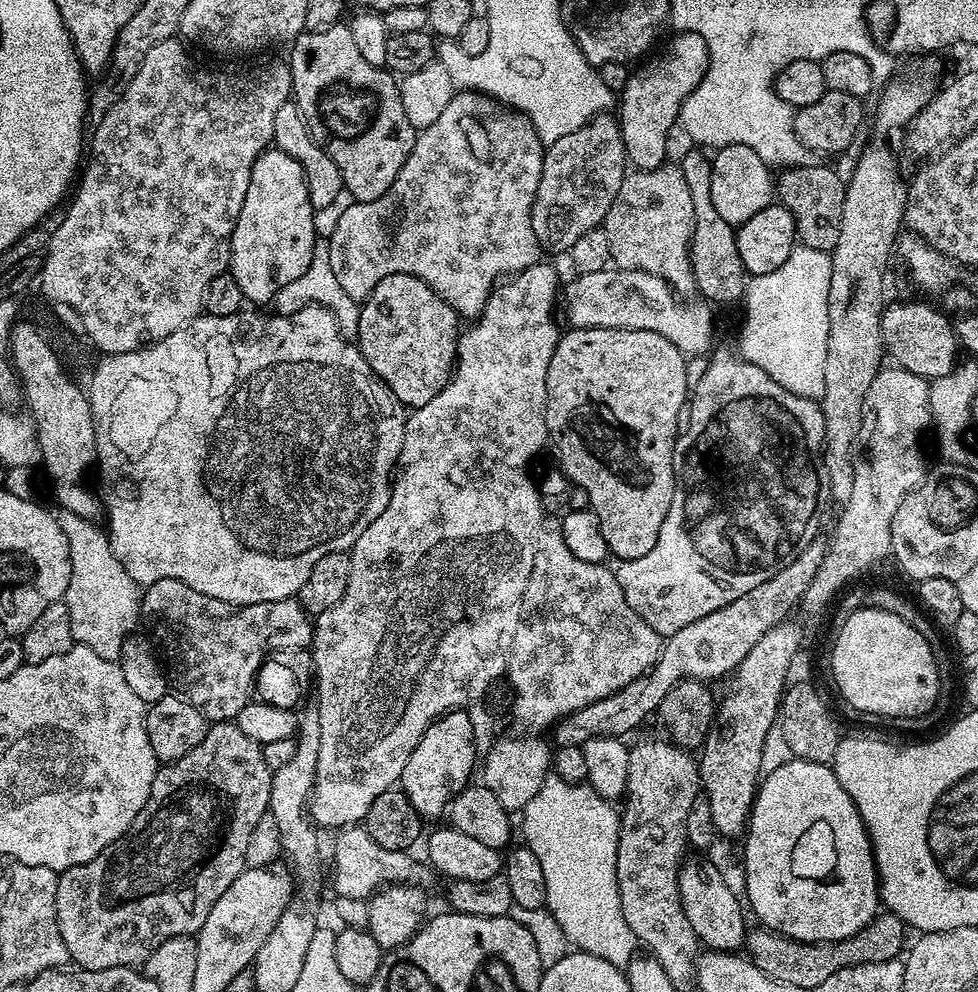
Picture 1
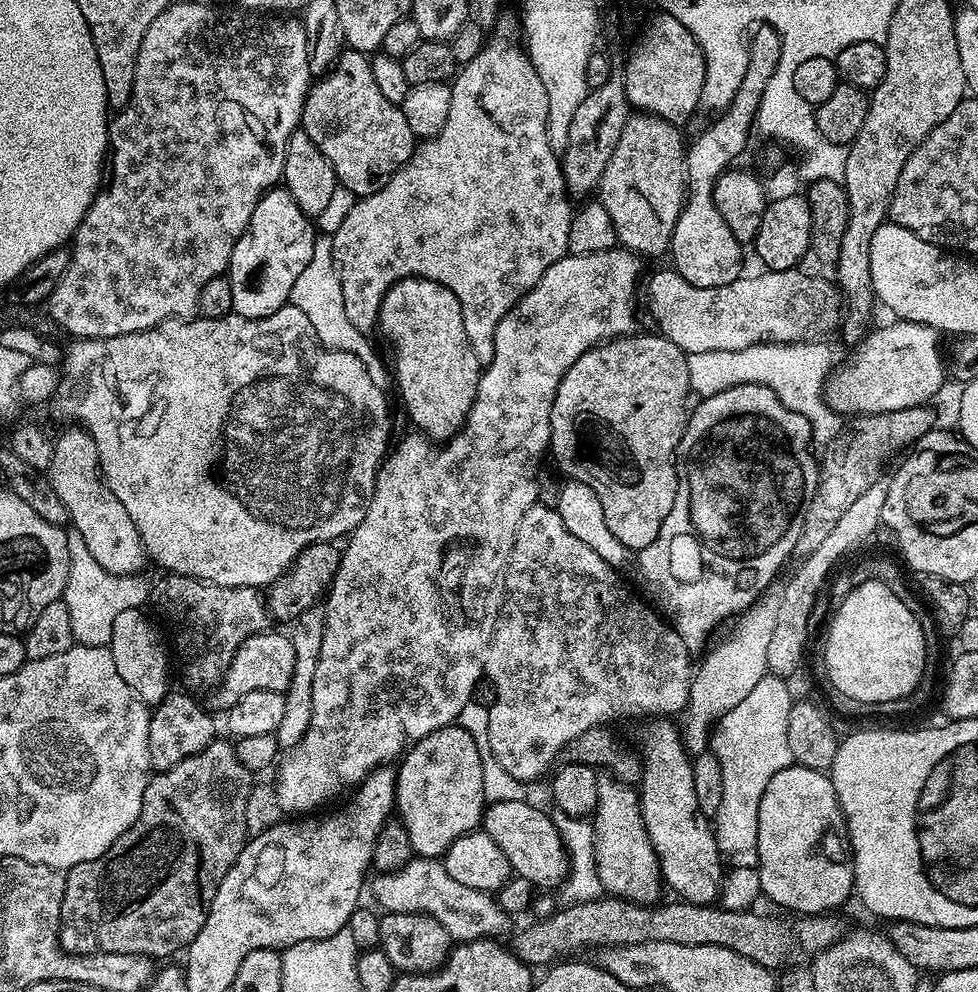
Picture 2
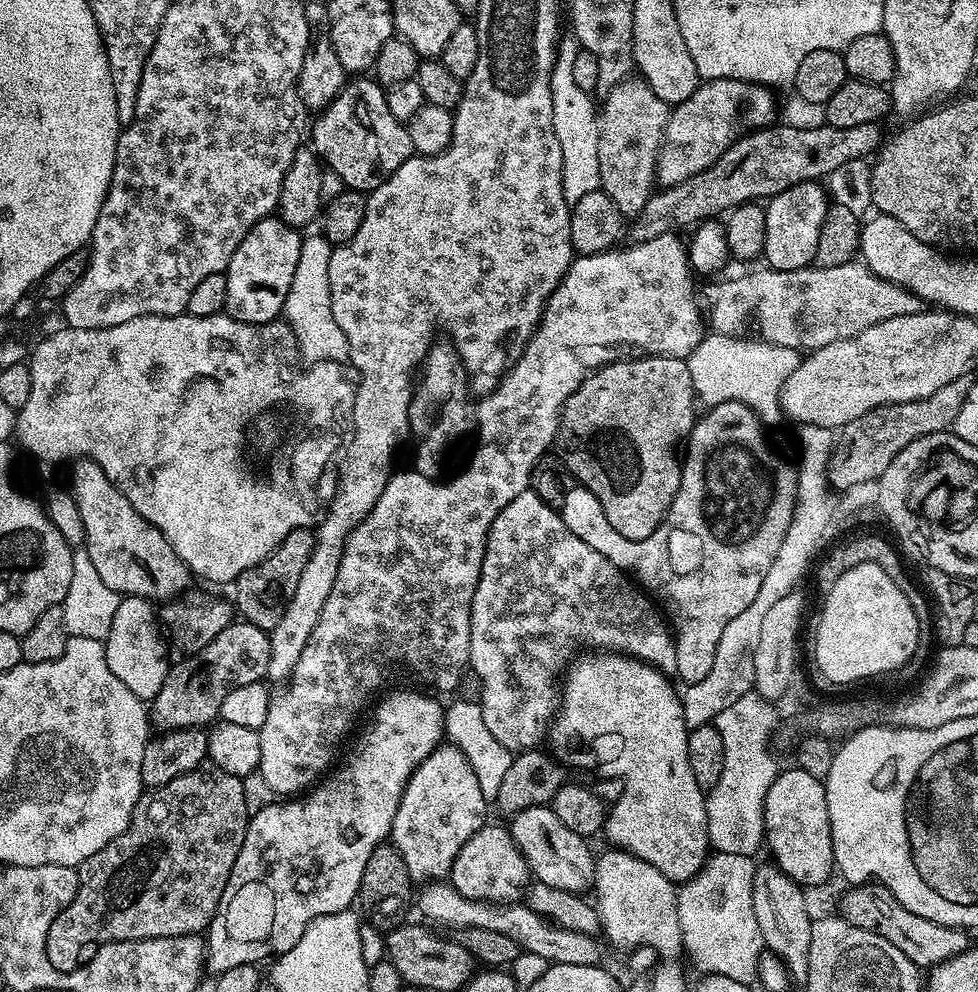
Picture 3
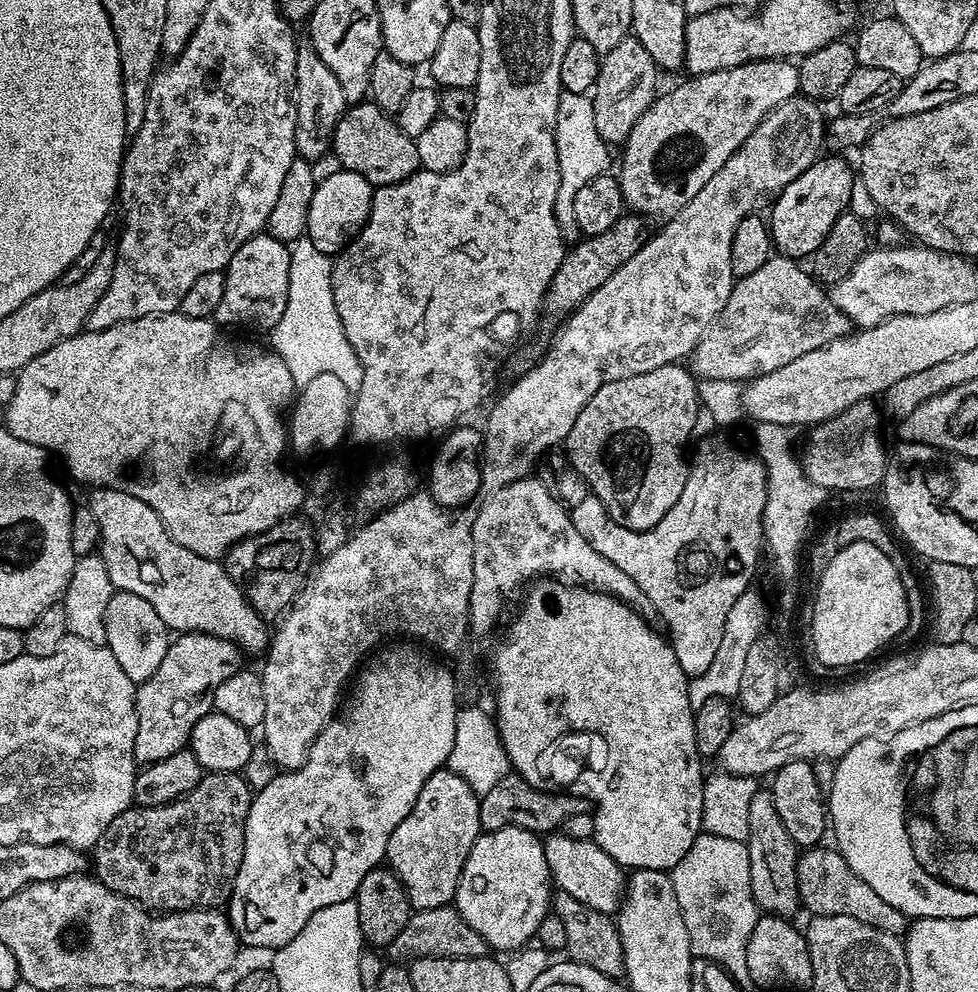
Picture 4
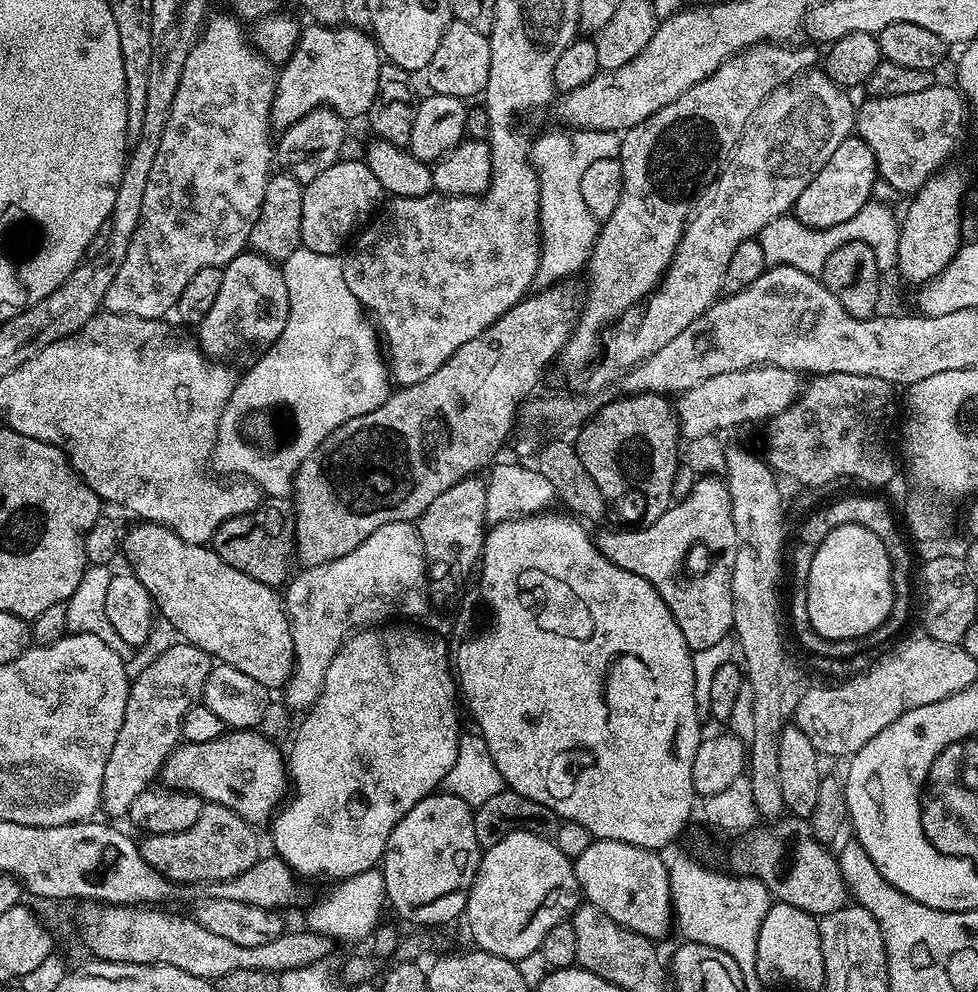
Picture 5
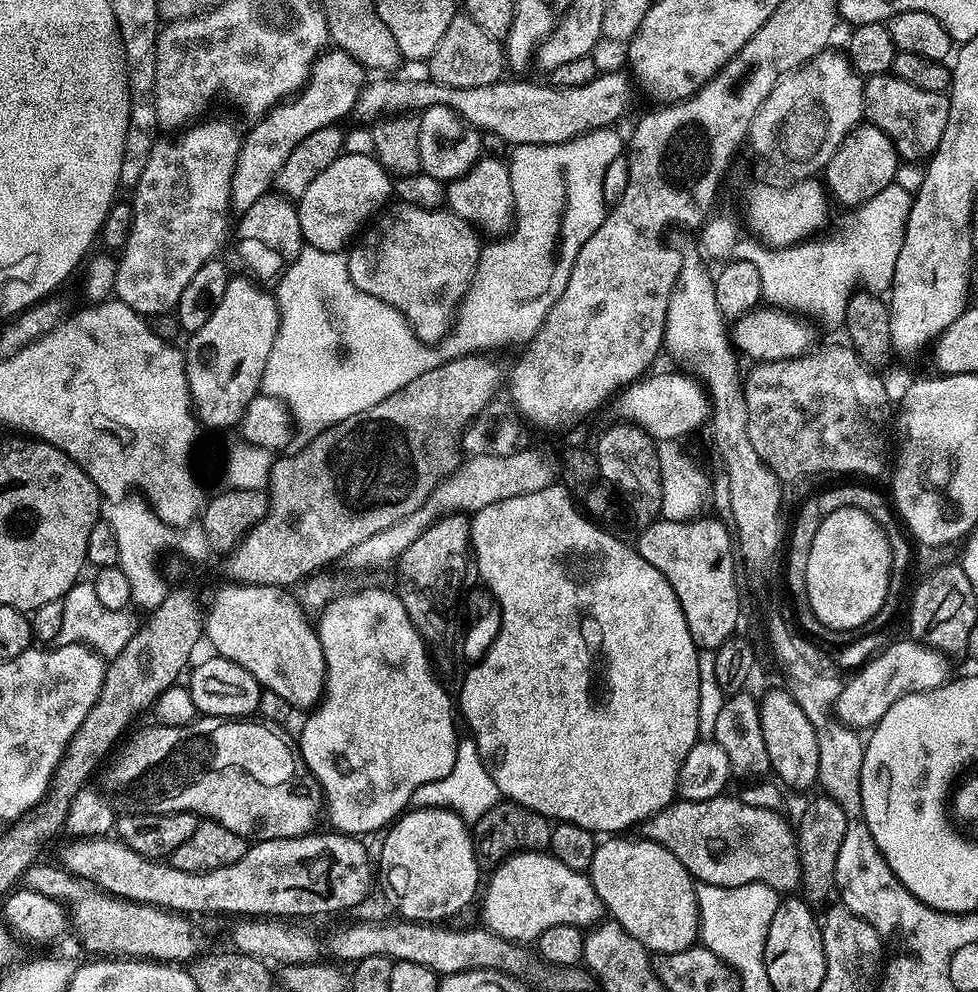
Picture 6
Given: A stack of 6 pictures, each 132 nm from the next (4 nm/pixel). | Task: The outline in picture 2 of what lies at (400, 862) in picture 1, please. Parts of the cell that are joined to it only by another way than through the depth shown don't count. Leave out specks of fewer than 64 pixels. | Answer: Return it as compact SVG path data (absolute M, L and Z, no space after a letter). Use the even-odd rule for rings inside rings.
M416 856L405 862L400 869L393 872L381 872L373 875L370 880L370 892L376 899L375 907L390 912L421 912L434 922L442 922L446 930L452 935L453 941L467 942L483 940L485 938L503 937L508 928L509 913L498 906L495 895L474 890L470 886L462 886L450 878L439 859L430 856Z

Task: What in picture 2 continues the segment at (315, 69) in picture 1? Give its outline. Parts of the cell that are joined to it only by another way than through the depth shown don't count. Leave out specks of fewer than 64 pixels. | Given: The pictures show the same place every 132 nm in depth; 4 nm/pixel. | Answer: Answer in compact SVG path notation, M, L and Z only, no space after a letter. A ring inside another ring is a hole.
M351 50L341 52L336 63L315 81L314 100L315 96L316 104L320 107L320 121L316 124L316 108L312 102L305 103L302 131L316 137L316 144L322 150L322 154L326 154L329 162L334 166L338 184L348 187L356 198L369 196L382 190L382 186L386 186L386 182L390 182L392 175L412 157L418 144L418 138L406 123L400 105L386 102L386 98L378 91L378 85L374 82L372 73L371 59L362 52ZM348 112L353 112L356 115L356 124L354 121L348 120ZM356 128L360 131L360 156L343 156L344 151L352 152L356 148L354 141L347 140L347 136L355 134Z

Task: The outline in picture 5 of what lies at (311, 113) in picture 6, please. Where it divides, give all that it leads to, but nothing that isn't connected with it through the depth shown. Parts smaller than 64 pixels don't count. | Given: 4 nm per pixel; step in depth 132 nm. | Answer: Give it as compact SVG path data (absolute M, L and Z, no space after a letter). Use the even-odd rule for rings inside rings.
M309 23L301 31L292 57L284 61L276 76L276 97L272 103L271 127L289 128L315 108L332 108L345 118L363 117L378 94L382 53L365 29Z

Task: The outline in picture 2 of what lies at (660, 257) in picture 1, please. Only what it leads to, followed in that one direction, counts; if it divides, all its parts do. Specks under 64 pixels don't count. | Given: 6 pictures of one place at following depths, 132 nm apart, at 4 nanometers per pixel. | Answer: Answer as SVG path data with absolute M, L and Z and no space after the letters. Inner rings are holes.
M629 115L600 179L598 202L606 206L606 214L614 222L619 247L641 258L665 255L671 249L674 226L686 203L686 140L680 137L680 131L662 117Z

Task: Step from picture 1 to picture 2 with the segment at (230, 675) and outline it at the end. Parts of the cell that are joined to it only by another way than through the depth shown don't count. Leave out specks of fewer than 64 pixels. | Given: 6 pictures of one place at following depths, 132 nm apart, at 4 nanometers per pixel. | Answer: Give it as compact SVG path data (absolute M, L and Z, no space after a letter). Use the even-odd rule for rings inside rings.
M168 574L163 578L165 580L158 581L151 589L150 604L156 607L162 628L164 623L163 631L170 641L175 659L176 656L180 659L183 687L188 690L215 689L230 666L238 646L242 646L246 638L269 627L265 597L255 588L223 588L196 580L193 576Z

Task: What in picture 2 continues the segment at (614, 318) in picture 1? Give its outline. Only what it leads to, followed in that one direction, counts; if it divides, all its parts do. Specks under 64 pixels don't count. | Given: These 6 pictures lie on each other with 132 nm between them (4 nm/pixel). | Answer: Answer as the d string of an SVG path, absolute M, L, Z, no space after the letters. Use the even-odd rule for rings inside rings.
M675 270L656 272L648 280L648 312L656 319L659 335L674 342L686 354L714 350L745 350L755 344L794 344L819 341L827 332L835 333L842 323L842 297L831 279L807 276L801 270L791 272L761 271L761 276L742 274L734 282L713 288L699 288Z

